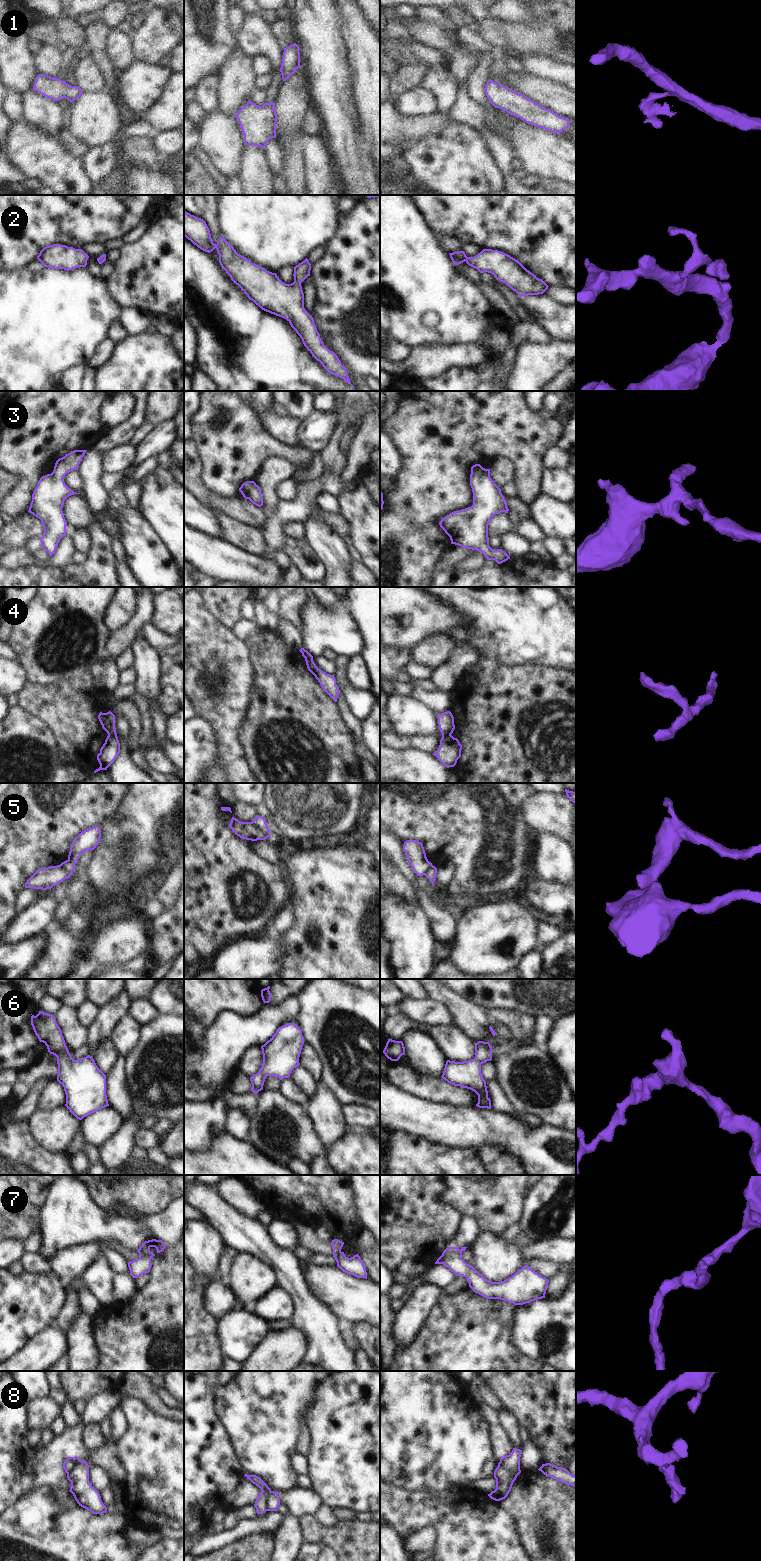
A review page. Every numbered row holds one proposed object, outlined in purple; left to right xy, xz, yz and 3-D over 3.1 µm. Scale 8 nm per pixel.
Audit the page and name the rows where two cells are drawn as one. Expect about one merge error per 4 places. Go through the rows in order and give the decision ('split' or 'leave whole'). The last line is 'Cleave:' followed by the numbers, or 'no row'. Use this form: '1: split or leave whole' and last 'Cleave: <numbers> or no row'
1: leave whole
2: leave whole
3: leave whole
4: split
5: split
6: leave whole
7: split
8: split
Cleave: 4, 5, 7, 8

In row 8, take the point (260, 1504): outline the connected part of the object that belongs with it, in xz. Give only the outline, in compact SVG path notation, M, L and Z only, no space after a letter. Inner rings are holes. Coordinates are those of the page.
M244 1475L247 1477L253 1484L258 1486L261 1489L261 1494L258 1496L258 1498L255 1501L255 1508L257 1511L257 1514L263 1514L266 1510L266 1500L271 1492L271 1489L268 1487L268 1485L258 1476L256 1475Z

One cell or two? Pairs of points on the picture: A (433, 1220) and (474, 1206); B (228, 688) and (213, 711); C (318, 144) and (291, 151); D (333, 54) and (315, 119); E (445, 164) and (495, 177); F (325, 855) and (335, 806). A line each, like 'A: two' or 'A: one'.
A: two
B: one
C: two
D: two
E: one
F: two

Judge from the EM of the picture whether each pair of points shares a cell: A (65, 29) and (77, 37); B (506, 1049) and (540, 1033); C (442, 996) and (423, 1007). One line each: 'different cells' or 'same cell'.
A: same cell
B: different cells
C: different cells

